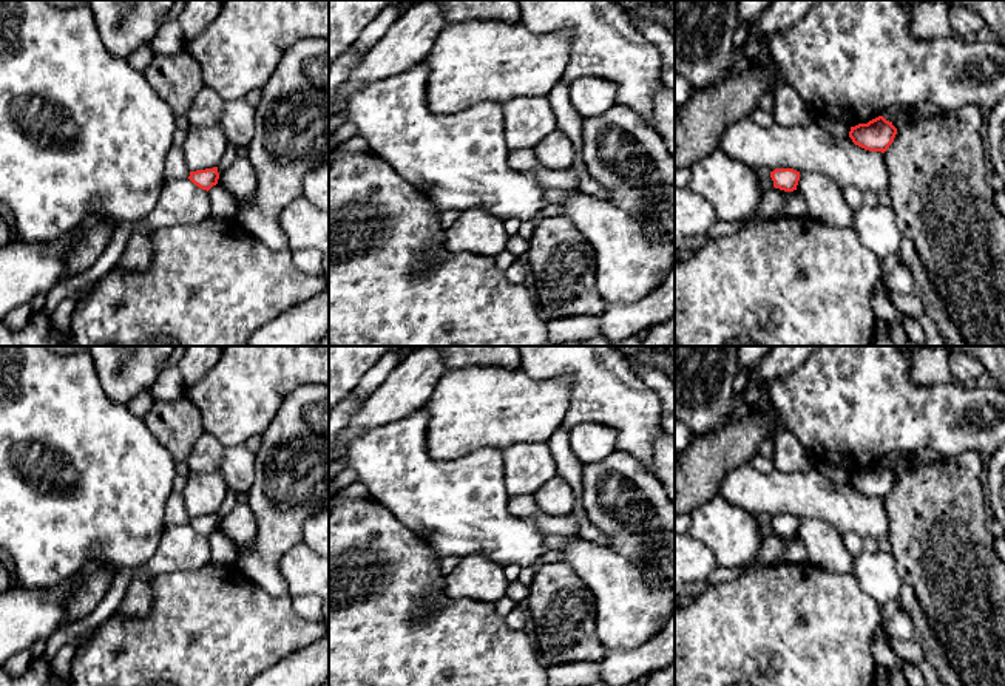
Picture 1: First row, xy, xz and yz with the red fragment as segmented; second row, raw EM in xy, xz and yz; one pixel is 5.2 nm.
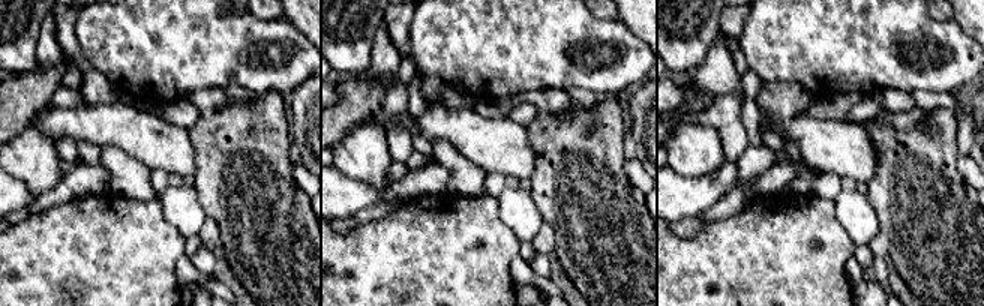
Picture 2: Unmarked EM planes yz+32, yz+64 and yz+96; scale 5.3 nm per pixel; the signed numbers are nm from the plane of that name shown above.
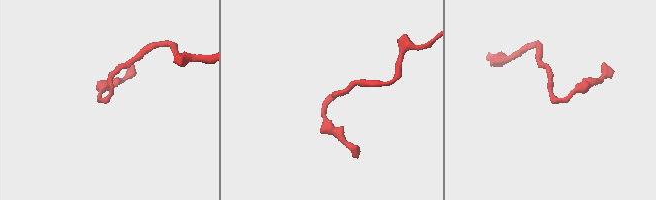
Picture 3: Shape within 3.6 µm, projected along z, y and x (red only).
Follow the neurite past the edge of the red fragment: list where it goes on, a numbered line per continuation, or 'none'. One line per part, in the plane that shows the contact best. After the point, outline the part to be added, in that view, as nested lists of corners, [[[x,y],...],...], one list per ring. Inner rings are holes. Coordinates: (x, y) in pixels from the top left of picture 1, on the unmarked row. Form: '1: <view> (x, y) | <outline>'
none

